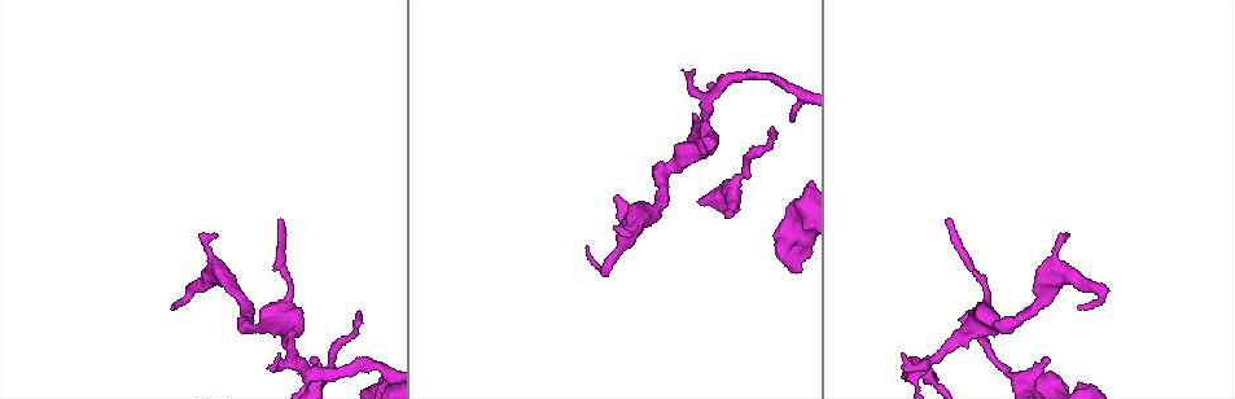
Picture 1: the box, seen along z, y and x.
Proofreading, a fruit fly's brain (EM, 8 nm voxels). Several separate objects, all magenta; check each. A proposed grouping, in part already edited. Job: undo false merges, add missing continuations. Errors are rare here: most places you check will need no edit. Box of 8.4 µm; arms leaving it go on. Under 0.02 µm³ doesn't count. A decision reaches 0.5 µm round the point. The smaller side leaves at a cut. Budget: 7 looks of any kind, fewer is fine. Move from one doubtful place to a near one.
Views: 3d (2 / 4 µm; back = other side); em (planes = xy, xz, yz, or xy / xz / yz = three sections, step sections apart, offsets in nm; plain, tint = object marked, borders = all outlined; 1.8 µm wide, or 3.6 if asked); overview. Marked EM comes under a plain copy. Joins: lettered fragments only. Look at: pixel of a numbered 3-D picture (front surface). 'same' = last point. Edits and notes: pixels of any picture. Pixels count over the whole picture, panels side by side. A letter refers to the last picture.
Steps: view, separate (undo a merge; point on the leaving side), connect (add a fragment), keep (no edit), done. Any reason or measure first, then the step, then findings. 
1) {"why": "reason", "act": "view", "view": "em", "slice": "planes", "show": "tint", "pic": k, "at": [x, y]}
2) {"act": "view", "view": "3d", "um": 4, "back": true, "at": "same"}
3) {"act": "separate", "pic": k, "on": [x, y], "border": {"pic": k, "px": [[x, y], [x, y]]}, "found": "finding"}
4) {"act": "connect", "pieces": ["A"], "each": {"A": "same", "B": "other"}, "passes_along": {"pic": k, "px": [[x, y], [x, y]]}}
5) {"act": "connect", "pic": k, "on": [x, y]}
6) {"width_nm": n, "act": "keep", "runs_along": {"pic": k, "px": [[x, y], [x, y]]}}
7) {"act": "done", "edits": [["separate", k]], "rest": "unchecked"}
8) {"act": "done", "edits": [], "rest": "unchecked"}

{"why": "tapers out", "act": "view", "view": "3d", "um": 4, "pic": 1, "at": [215, 234]}

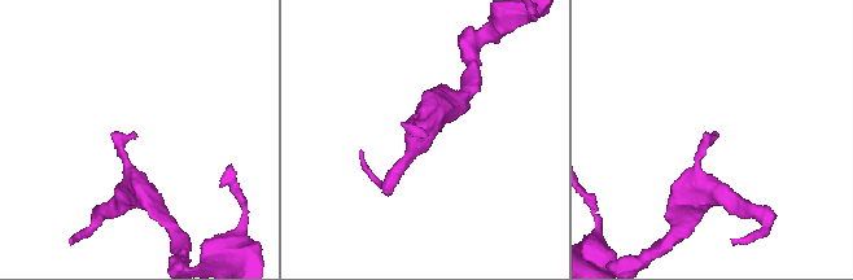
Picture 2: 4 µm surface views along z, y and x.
{"why": "now the EM", "act": "view", "view": "em", "slice": "xy", "step": 8, "show": "tint", "pic": 2, "at": [133, 134]}

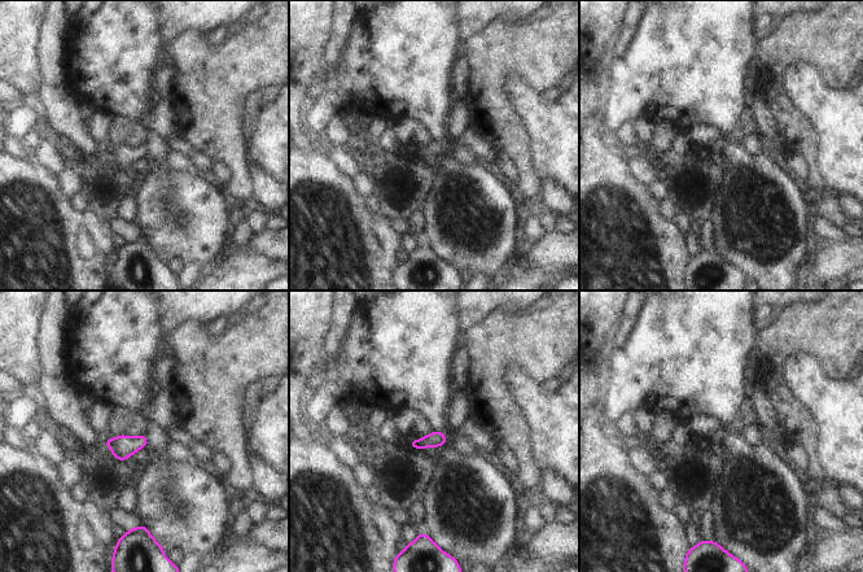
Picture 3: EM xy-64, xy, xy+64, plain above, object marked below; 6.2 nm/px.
{"act": "view", "view": "em", "slice": "planes", "show": "borders", "at": "same"}

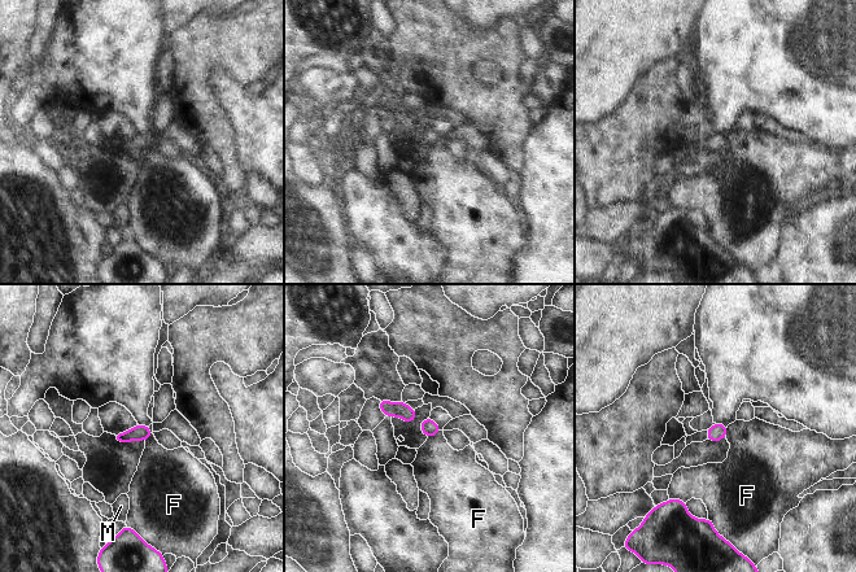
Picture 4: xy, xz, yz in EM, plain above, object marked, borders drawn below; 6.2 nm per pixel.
{"act": "keep", "each": {"F": "other", "M": "other"}, "border": {"pic": 4, "px": [[669, 498], [680, 498], [685, 502]]}, "found": "none of them fits"}

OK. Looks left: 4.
{"why": "tapers out", "act": "view", "view": "3d", "um": 2, "back": true, "pic": 1, "at": [771, 135]}

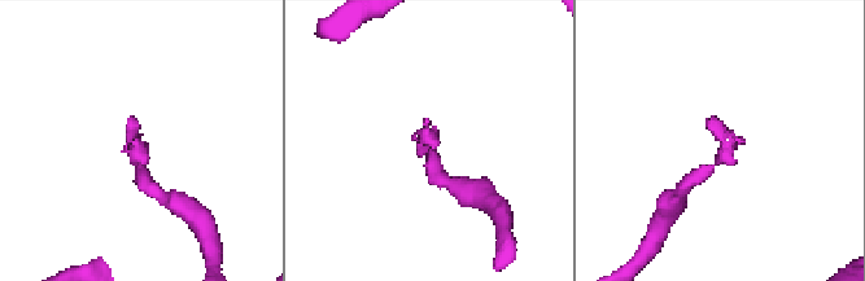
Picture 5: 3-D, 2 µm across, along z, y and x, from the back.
{"why": "need the tissue", "act": "view", "view": "em", "slice": "xz", "step": 8, "show": "borders", "pic": 5, "at": [133, 120]}

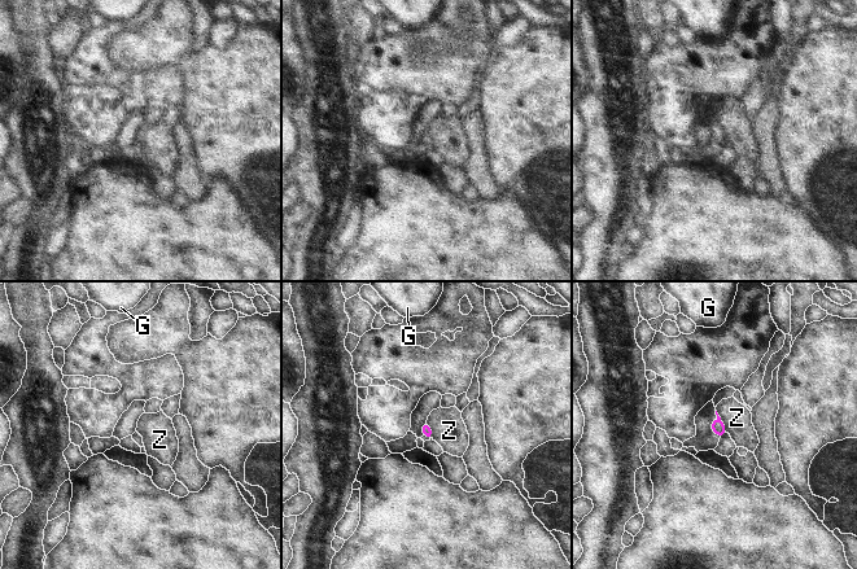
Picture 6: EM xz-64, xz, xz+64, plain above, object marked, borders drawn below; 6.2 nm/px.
{"why": "another direction", "act": "view", "view": "em", "slice": "xy", "step": 16, "show": "borders", "at": "same"}

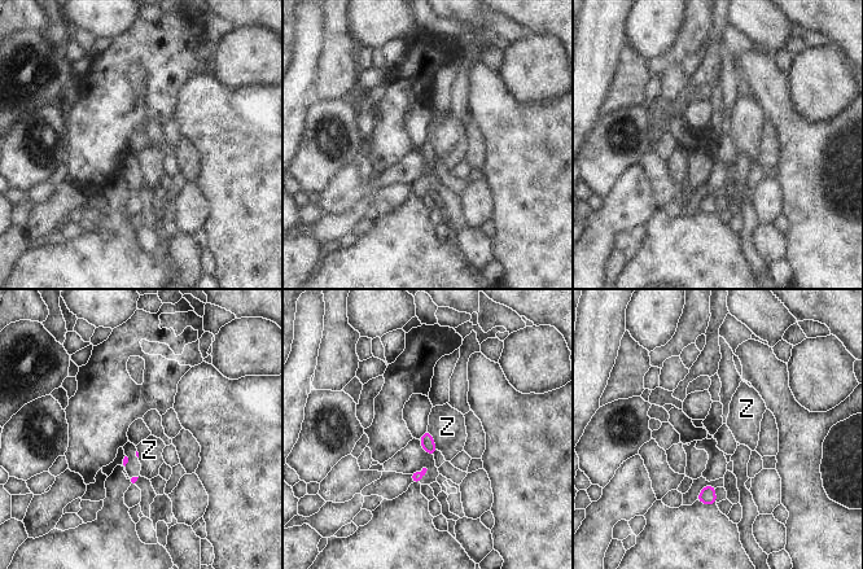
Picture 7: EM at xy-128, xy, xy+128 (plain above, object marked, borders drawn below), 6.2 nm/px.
{"width_nm": 90, "act": "keep", "each": {"Z": "other"}, "border": {"pic": 7, "px": [[428, 429], [437, 449]]}, "found": "none of them fits"}

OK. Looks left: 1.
{"act": "view", "view": "em", "slice": "planes", "show": "borders", "pic": 1, "at": [1048, 358]}

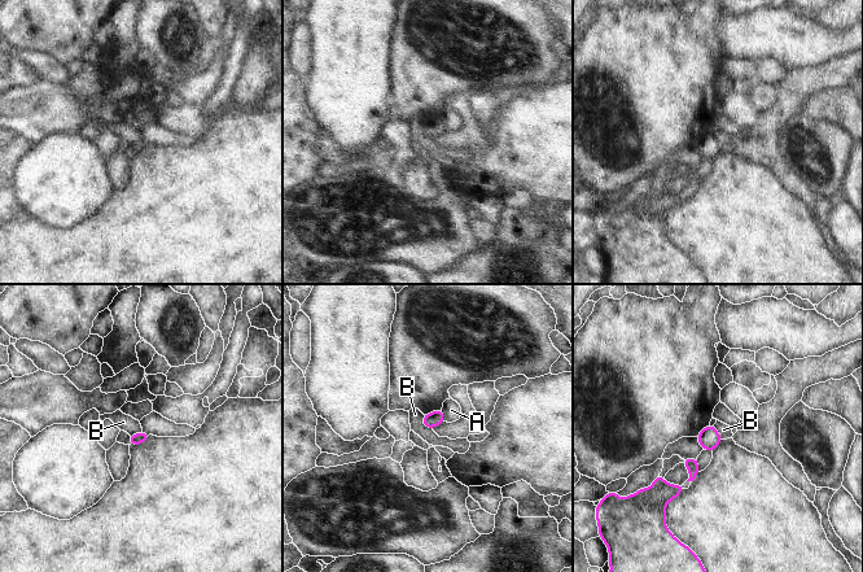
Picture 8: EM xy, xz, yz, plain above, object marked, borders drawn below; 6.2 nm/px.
{"act": "keep", "each": {"A": "other", "B": "other"}, "border": {"pic": 8, "px": [[423, 415], [423, 423], [432, 429]]}, "found": "none of them fits"}

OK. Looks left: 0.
{"act": "done", "edits": [], "rest": "unchecked"}

